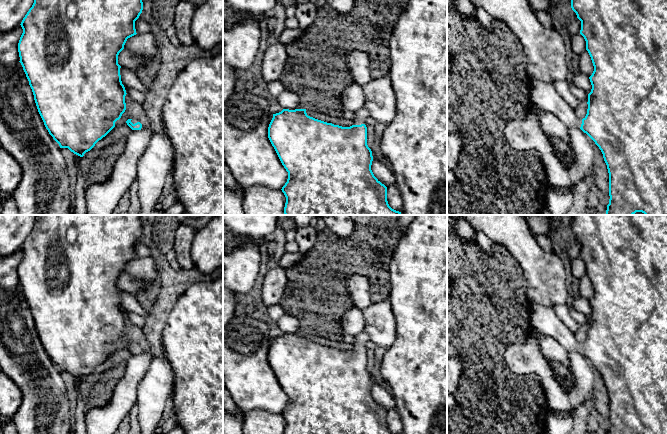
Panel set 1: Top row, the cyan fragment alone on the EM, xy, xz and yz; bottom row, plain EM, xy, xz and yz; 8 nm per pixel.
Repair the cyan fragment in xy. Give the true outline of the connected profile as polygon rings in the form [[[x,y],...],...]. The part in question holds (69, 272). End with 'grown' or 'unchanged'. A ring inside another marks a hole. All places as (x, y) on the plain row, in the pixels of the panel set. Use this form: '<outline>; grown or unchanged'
[[[36,215],[32,231],[21,246],[23,257],[18,267],[20,287],[29,305],[38,336],[46,353],[60,372],[68,372],[74,378],[83,381],[95,368],[105,361],[126,334],[126,314],[121,305],[118,279],[124,273],[128,262],[136,259],[135,245],[143,234],[140,215]]]; unchanged

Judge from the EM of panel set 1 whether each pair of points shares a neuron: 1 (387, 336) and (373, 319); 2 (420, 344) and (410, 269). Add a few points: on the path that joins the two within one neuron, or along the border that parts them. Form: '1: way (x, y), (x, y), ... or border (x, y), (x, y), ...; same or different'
1: way (383, 332), (377, 323); same
2: way (418, 325), (418, 288); same

